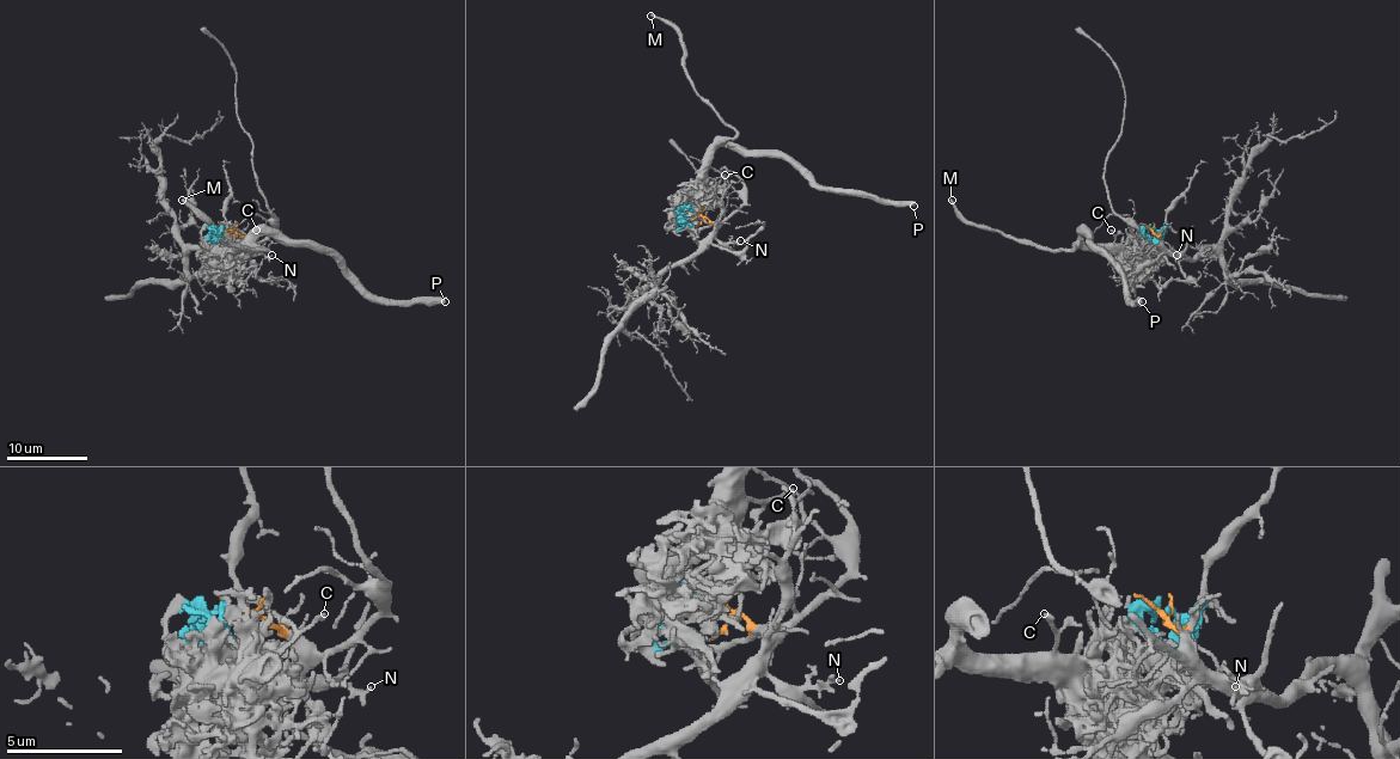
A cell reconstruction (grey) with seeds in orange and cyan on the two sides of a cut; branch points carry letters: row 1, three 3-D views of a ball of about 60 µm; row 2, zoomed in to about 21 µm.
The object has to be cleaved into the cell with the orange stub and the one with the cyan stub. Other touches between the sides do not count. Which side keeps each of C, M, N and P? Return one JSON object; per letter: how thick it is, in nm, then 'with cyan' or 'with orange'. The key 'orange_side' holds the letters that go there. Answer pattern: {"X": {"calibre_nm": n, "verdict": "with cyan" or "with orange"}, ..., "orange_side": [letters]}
{"C": {"calibre_nm": 190, "verdict": "with cyan"}, "M": {"calibre_nm": 320, "verdict": "with cyan"}, "N": {"calibre_nm": 240, "verdict": "with orange"}, "P": {"calibre_nm": 600, "verdict": "with cyan"}, "orange_side": ["N"]}

